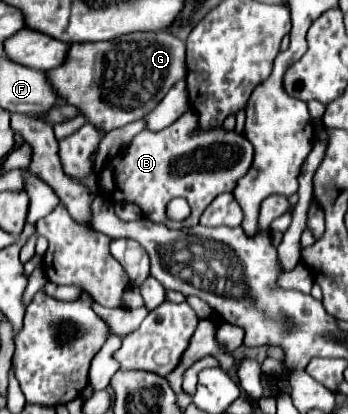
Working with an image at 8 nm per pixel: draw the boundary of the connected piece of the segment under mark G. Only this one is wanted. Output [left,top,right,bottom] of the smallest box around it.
[45,31,187,135]

